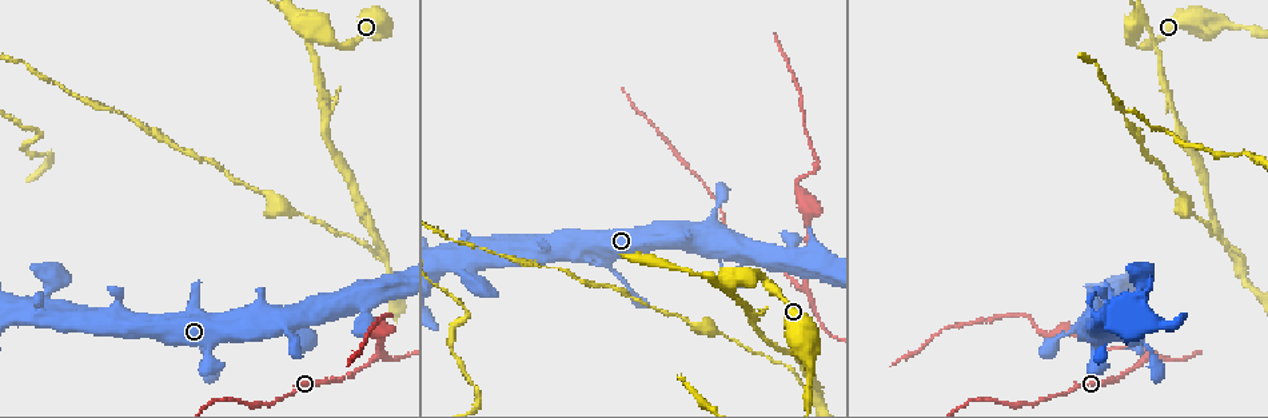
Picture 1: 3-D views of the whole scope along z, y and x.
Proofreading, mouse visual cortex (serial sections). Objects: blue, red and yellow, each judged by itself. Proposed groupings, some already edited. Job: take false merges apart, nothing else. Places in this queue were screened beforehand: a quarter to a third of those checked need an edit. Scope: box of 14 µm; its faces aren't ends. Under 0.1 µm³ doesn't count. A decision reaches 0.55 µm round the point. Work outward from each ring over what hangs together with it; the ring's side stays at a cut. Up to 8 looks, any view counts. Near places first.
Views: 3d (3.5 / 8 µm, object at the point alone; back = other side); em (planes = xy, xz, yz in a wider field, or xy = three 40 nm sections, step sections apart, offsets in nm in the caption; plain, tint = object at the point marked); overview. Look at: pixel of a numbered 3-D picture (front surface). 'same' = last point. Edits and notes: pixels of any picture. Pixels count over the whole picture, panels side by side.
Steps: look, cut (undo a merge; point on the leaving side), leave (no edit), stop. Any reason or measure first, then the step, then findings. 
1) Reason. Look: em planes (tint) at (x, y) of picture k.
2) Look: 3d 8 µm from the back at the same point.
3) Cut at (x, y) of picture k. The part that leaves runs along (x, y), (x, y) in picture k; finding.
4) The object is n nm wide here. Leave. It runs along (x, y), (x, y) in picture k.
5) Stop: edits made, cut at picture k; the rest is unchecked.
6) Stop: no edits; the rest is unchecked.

Sharp bend. Look: 3d 8 µm at (584, 251) of picture 1.

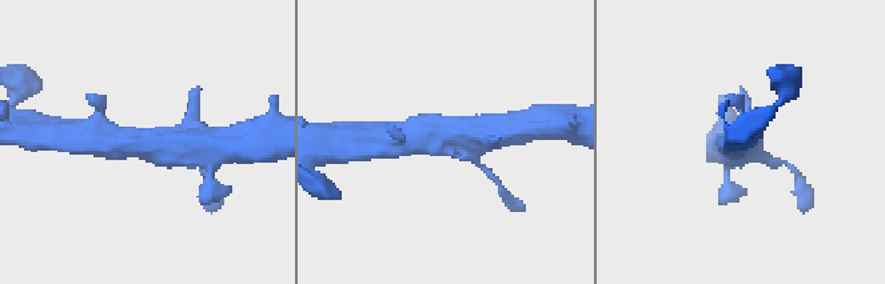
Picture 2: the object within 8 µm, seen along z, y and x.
Look: 3d 3.5 µm from the back at (447, 143) of picture 2.

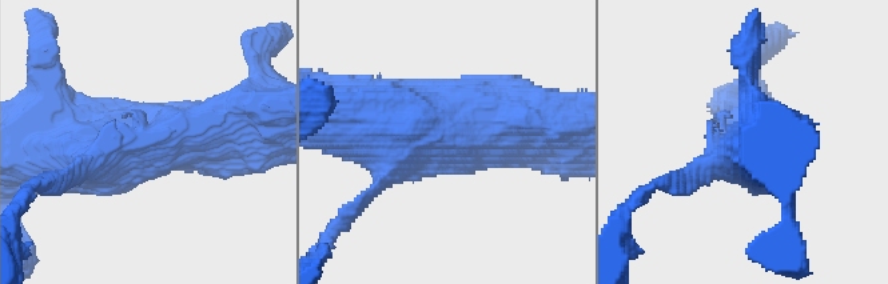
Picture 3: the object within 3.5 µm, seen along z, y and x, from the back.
Look: em xy step 2 (tint) at (147, 145) of picture 3.

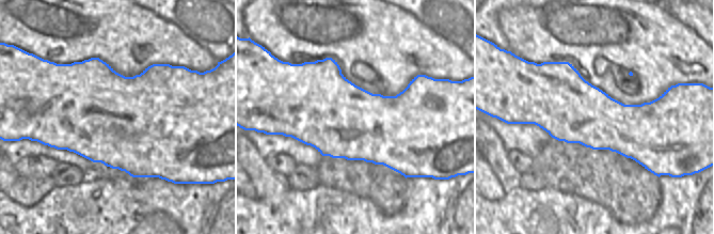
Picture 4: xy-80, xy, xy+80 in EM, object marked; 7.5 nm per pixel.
Leave. It runs along (71, 151), (148, 147), (120, 114) in picture 3; one cell here.

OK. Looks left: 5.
Four or more arms meet. Look: 3d 3.5 µm at (1140, 15) of picture 1.

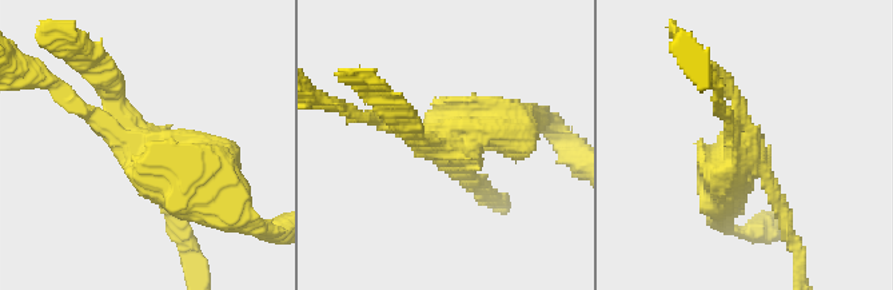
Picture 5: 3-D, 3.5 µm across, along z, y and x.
4 arms meet here; the arms are 200, 200, 250, 450 nm wide; need the tissue. Look: em xy step 3 (tint) at (142, 146) of picture 5.

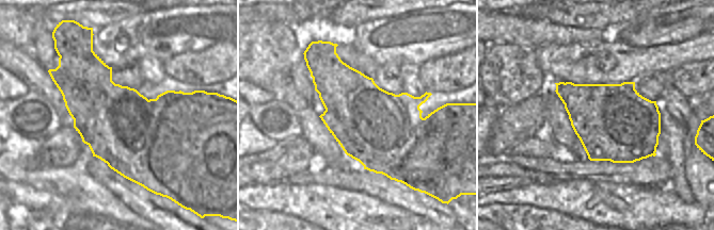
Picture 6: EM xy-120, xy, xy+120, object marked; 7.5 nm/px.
Cut at (106, 66) of picture 5. The part that leaves runs along (461, 138), (461, 173), (489, 197) in picture 5; a second cell is stuck on.

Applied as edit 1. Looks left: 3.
Three-way junction. Look: 3d 3.5 µm at (800, 286) of picture 1.

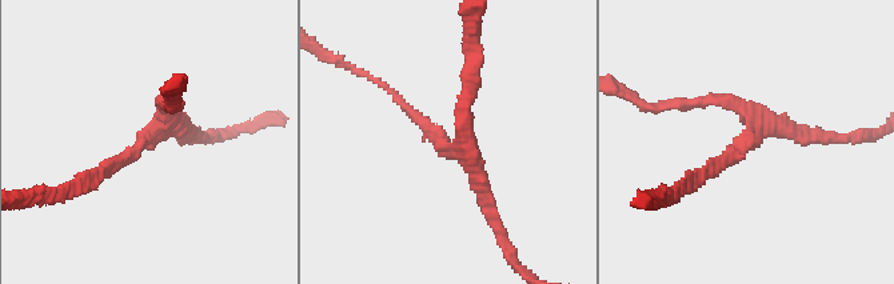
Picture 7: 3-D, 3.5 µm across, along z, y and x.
3 arms meet here; the arms are 150, 150, 150 nm wide. Look: em xy step 3 (tint) at (456, 152) of picture 7.

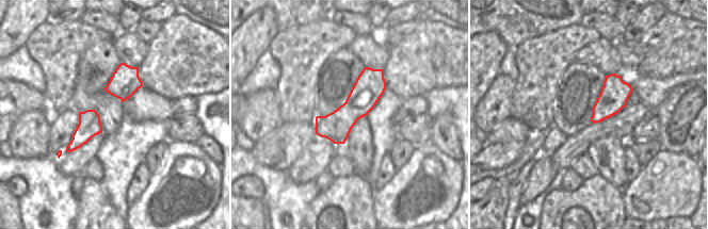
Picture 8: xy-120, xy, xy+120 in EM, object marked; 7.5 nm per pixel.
Leave. It runs along (100, 178), (170, 103) in picture 7; continuous, no second cell.

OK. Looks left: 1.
Stop: edits made, cut at picture 5; the rest is unchecked.

